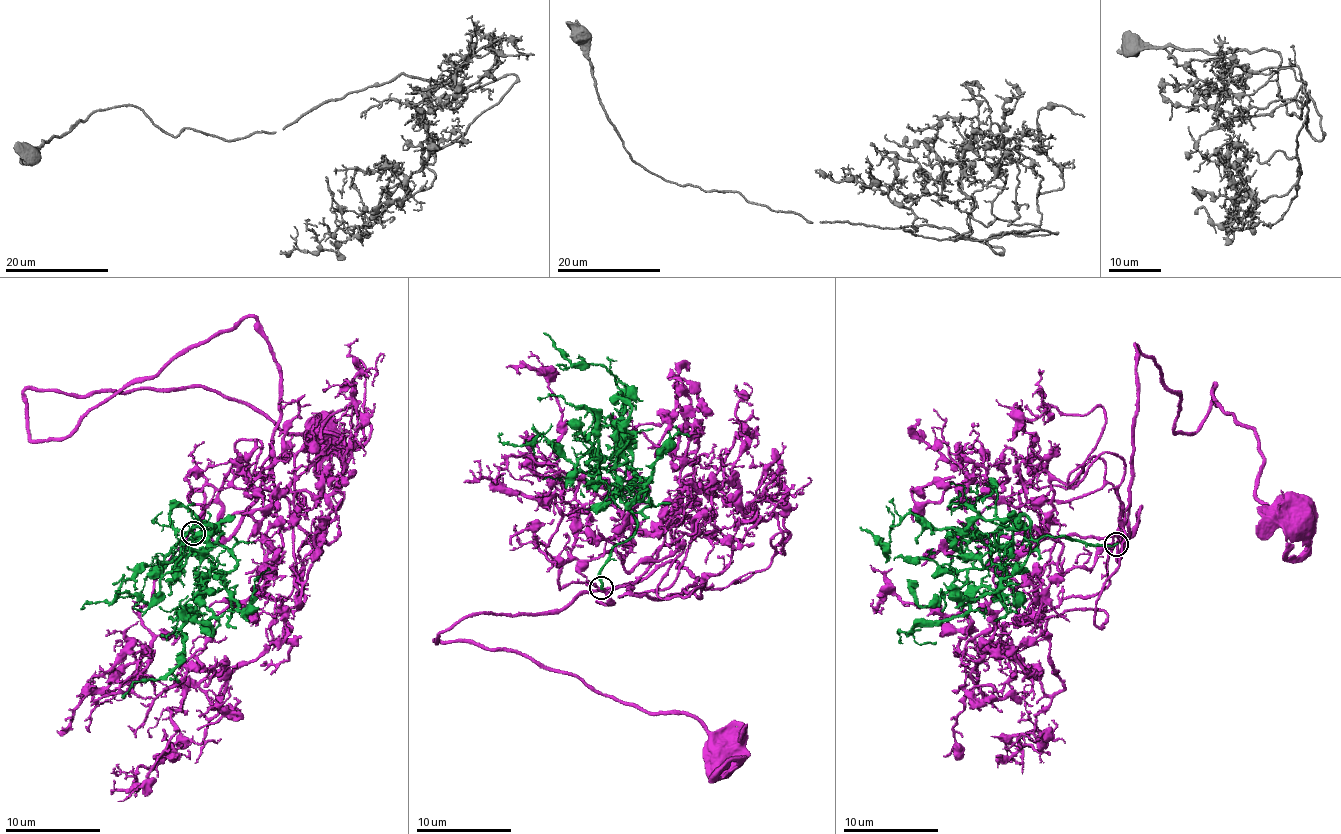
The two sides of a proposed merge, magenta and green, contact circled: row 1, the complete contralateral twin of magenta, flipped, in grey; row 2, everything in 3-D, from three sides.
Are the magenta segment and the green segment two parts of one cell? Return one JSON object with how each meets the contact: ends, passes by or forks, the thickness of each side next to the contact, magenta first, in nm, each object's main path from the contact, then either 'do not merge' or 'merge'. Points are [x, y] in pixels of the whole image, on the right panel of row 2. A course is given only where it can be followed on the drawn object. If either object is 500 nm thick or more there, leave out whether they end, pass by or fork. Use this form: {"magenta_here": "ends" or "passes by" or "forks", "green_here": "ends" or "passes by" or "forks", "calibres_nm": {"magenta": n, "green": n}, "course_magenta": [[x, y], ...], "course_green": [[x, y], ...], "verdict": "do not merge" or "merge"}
{"magenta_here": "passes by", "green_here": "ends", "calibres_nm": {"magenta": 240, "green": 240}, "course_magenta": [[1118, 542], [1135, 344], [1179, 391], [1174, 432], [1196, 428], [1215, 384], [1262, 456], [1256, 498], [1292, 509]], "course_green": [[1115, 544], [1044, 535], [1020, 569], [993, 565], [963, 614], [899, 629], [898, 642]], "verdict": "merge"}

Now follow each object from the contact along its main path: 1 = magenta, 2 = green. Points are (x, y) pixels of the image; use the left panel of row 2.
1: (192, 531), (270, 470), (280, 367), (251, 316), (65, 437), (28, 436), (27, 388), (204, 386), (324, 428)
2: (192, 534), (220, 532), (236, 561), (212, 570), (180, 604), (181, 660), (122, 697)

